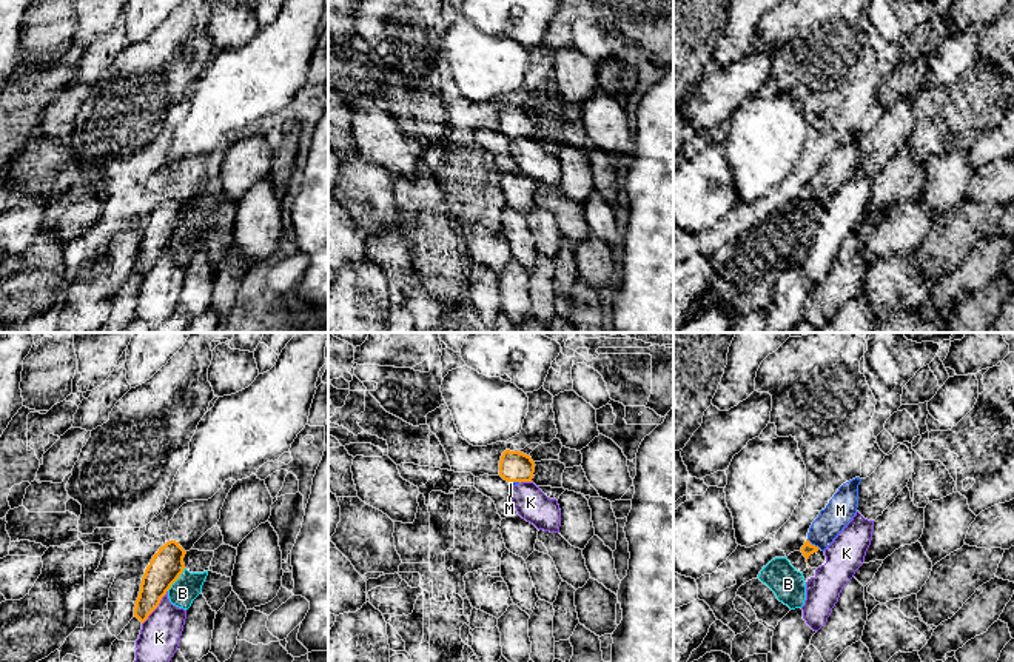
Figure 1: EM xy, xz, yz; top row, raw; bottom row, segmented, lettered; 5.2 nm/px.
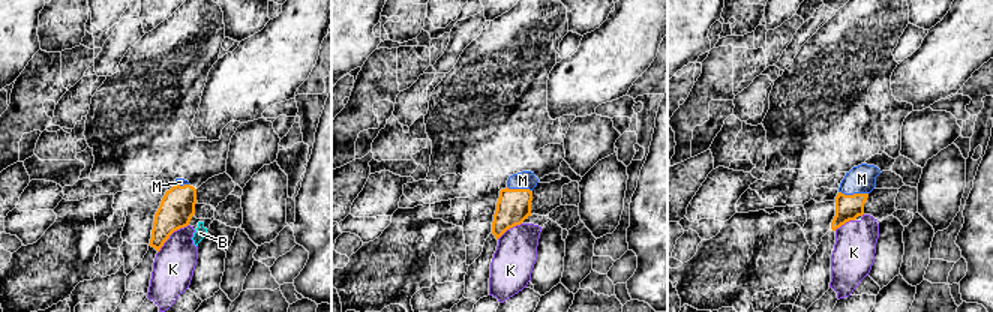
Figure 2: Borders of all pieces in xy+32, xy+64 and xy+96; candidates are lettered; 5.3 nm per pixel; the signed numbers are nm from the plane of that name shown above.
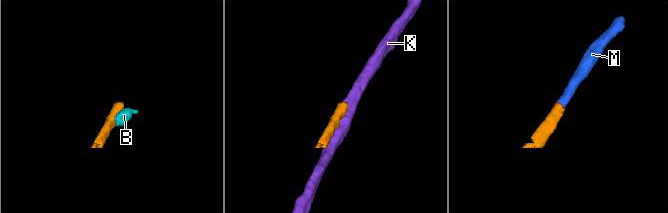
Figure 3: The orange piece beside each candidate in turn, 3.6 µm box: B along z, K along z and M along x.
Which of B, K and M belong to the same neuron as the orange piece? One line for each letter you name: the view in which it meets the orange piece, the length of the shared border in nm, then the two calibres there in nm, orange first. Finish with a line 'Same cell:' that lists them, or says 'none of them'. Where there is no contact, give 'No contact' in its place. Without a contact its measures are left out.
M: Touches orange in yz. Shared border 90 nm. Thickness 60 nm (orange) against 150 nm
Same cell: M

